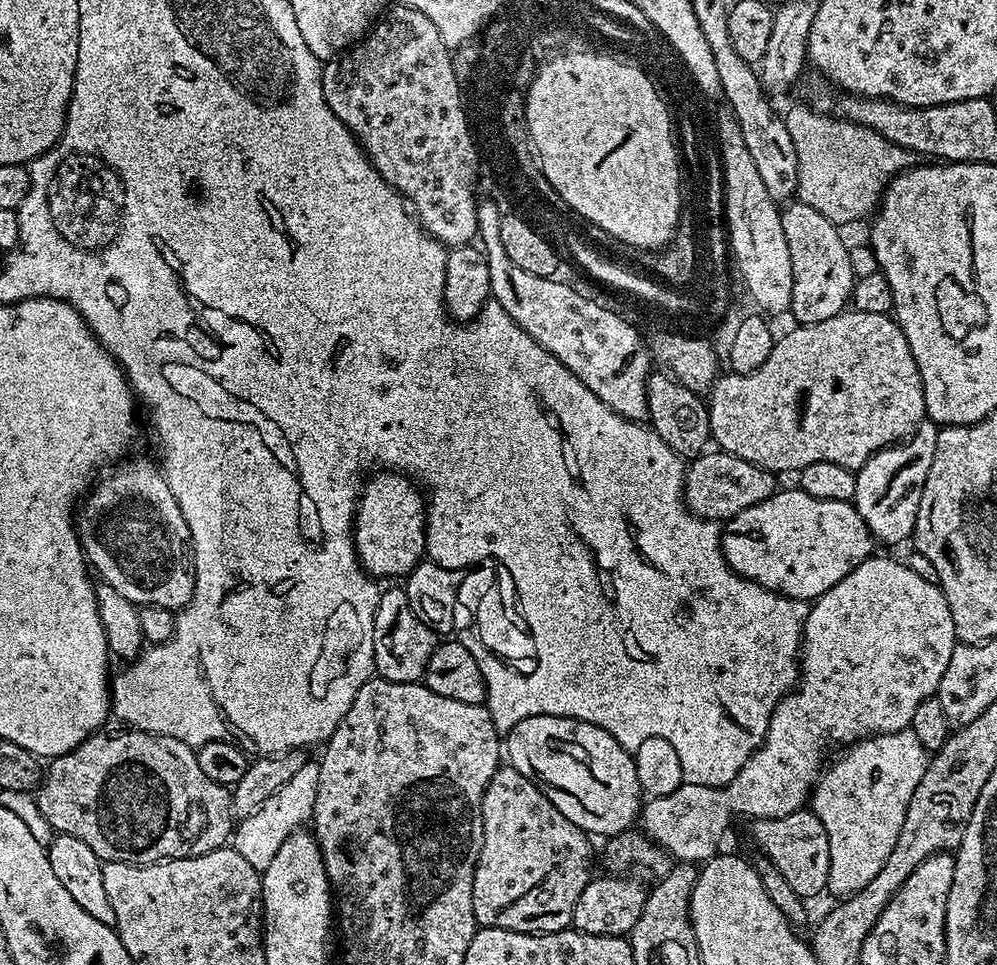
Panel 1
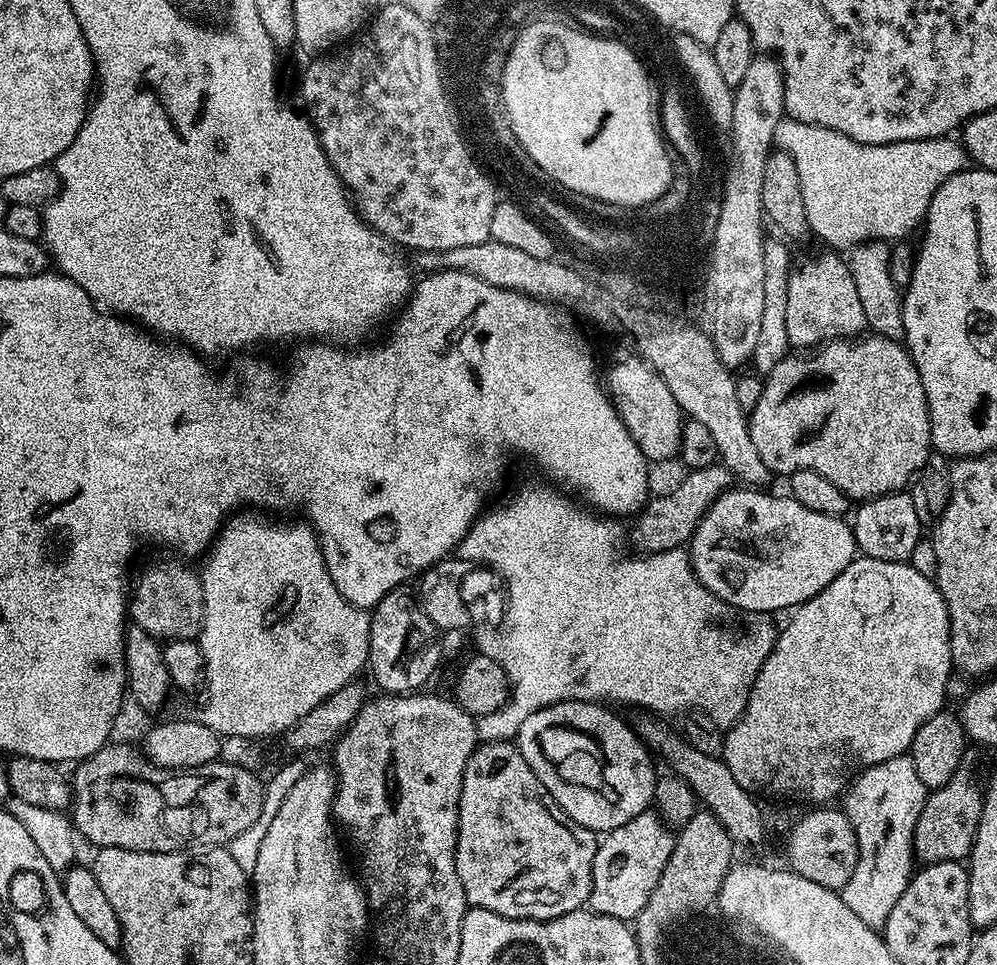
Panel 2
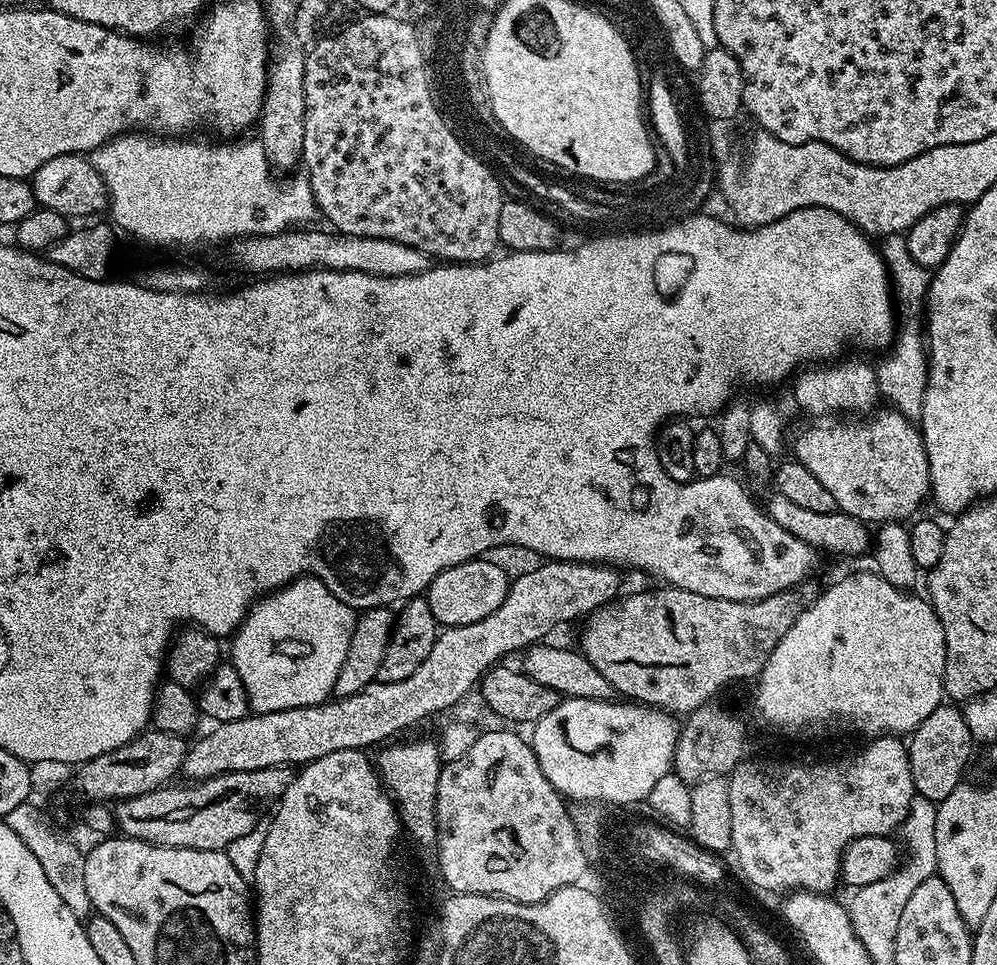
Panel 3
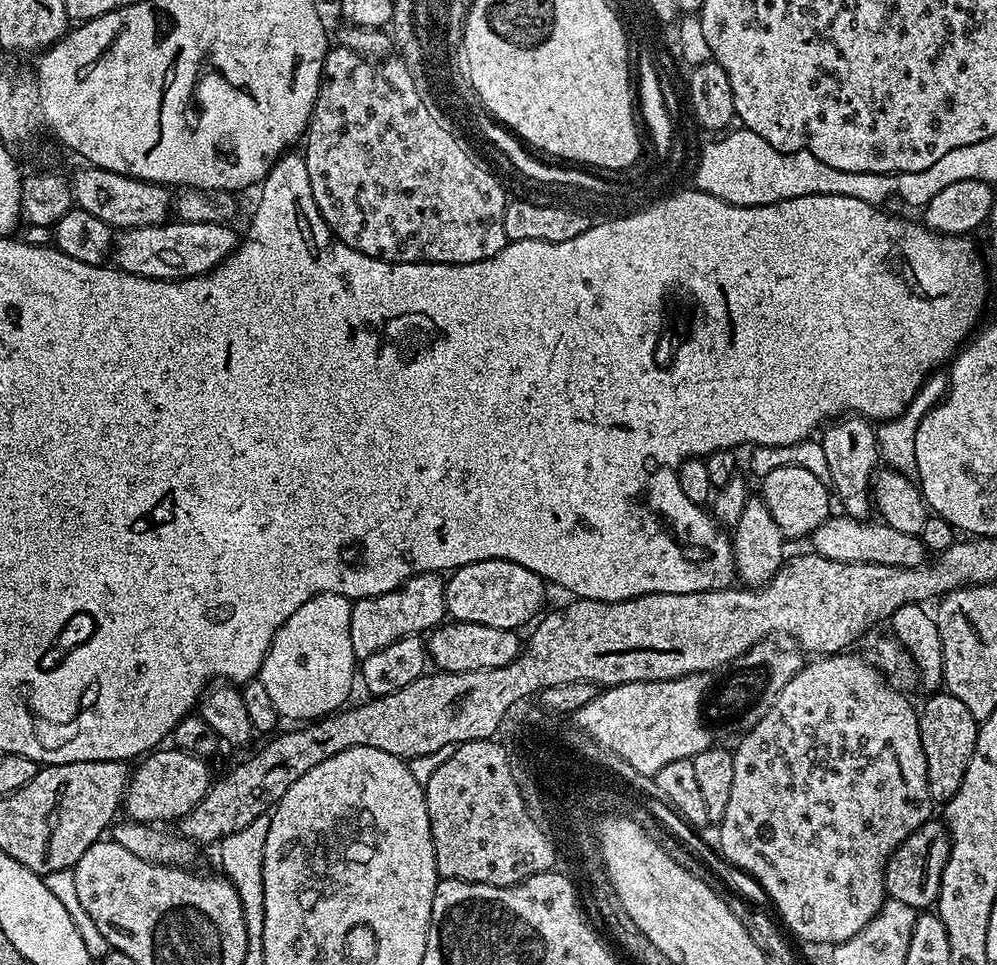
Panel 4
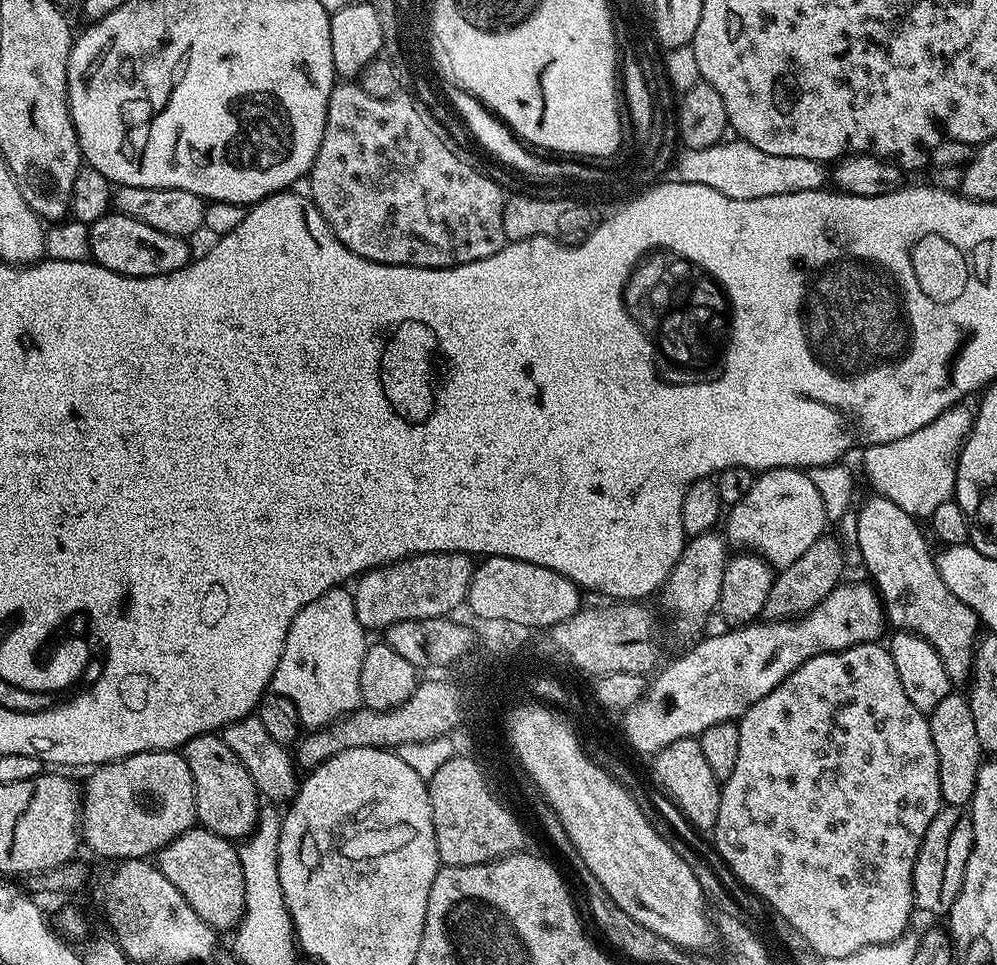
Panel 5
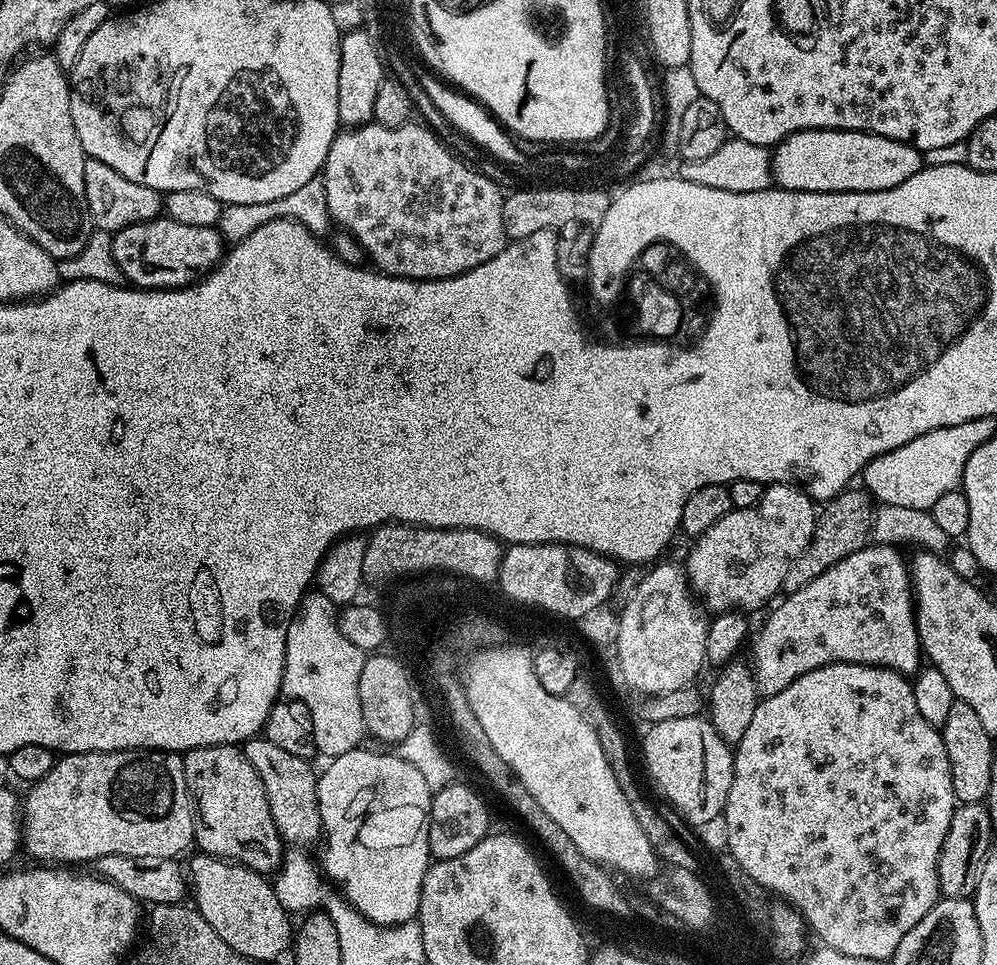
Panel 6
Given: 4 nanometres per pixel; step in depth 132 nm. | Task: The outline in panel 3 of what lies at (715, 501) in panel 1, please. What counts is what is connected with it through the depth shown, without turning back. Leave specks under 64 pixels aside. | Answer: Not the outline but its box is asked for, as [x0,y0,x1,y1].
[182,560,622,782]

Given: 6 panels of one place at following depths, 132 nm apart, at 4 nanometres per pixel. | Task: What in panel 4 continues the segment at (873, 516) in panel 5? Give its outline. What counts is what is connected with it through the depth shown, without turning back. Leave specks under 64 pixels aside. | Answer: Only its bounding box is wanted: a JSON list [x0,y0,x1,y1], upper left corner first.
[818,414,882,520]

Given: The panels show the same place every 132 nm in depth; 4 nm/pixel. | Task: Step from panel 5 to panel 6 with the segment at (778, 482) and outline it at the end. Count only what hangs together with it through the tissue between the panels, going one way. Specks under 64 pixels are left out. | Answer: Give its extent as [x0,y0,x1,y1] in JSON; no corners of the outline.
[686,484,818,613]

